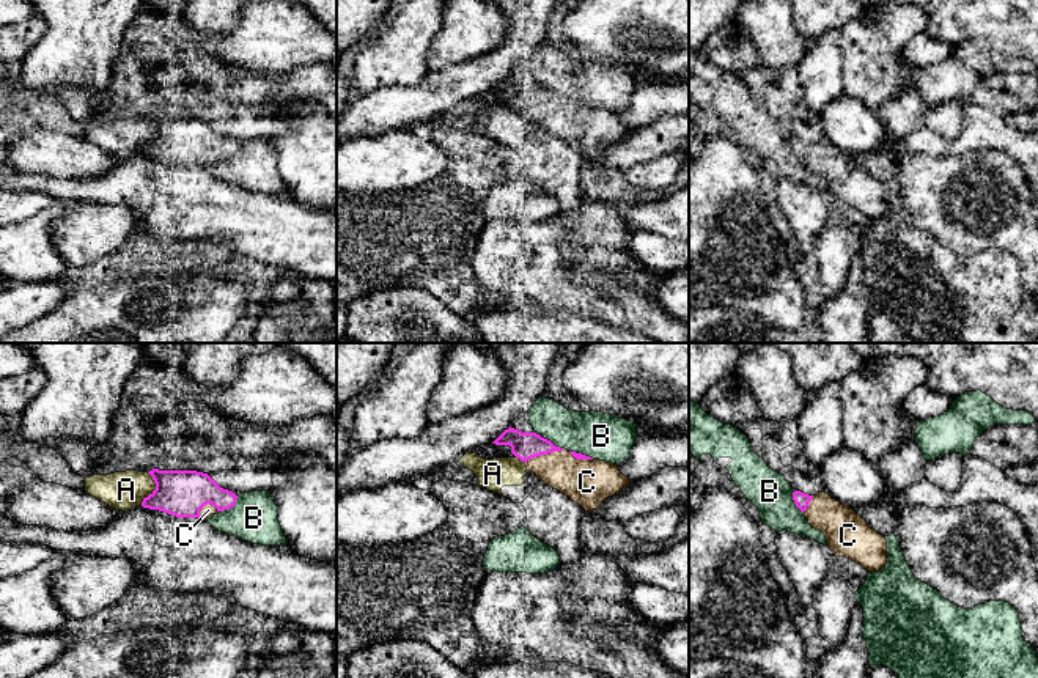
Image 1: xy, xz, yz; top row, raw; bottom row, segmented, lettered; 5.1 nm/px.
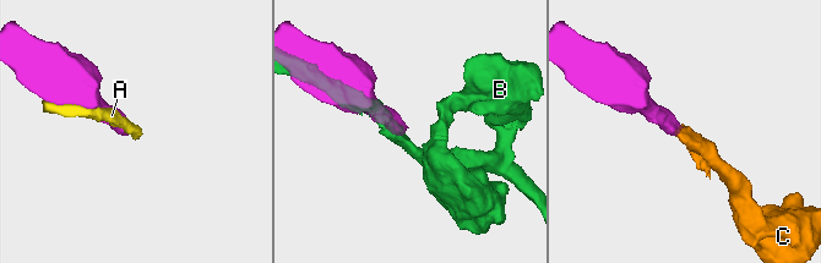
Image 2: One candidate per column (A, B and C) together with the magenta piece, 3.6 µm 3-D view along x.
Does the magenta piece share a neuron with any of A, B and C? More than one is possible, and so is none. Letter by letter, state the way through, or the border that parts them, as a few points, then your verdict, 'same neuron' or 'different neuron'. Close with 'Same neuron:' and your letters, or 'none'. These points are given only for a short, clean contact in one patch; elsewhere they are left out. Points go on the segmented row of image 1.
A: different neuron
B: border xz (535, 431), (565, 449); different neuron
C: way xz (524, 445), (544, 453), (560, 469), (582, 480); same neuron
Same neuron: C

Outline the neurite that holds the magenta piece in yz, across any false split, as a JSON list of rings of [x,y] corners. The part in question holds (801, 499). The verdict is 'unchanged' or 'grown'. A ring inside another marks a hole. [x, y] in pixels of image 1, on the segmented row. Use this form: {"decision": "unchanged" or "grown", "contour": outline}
{"decision": "grown", "contour": [[[794,491],[793,500],[808,524],[824,533],[835,557],[846,557],[868,573],[885,566],[885,536],[873,530],[852,508],[837,502],[824,491],[816,496]]]}

